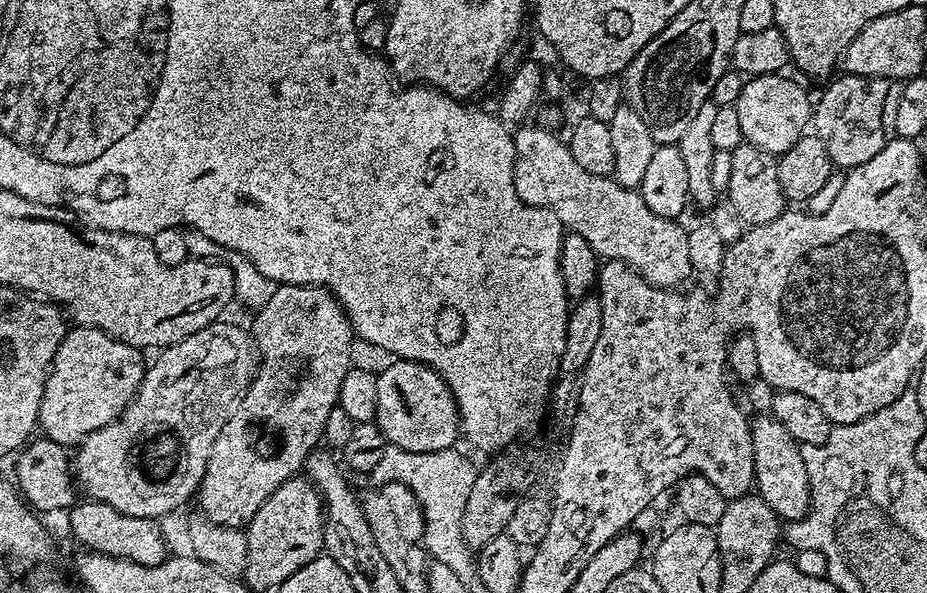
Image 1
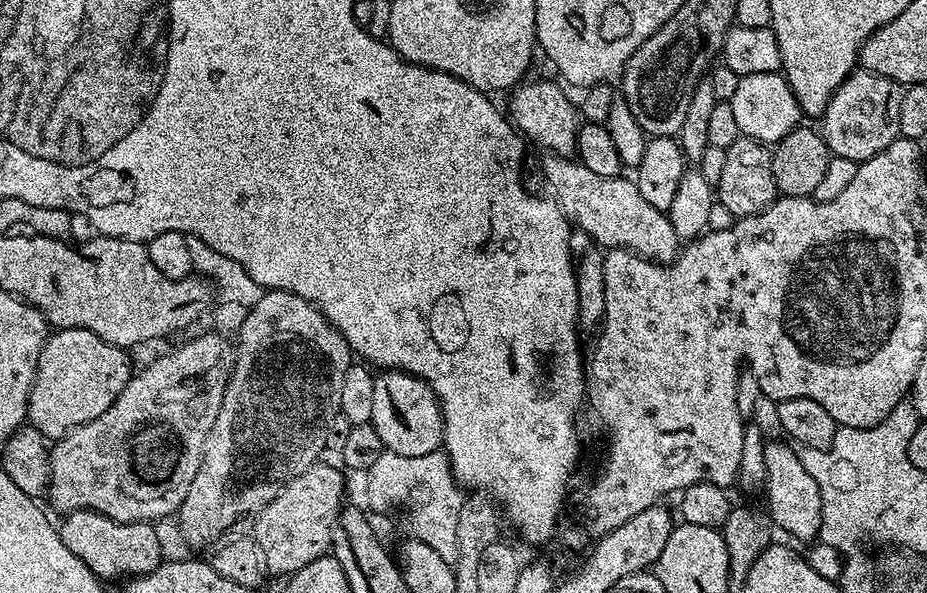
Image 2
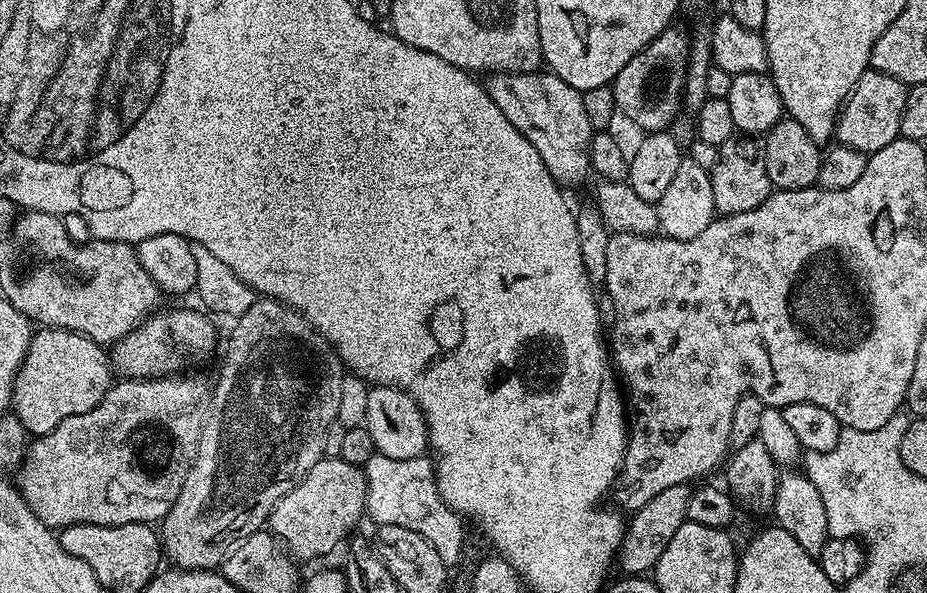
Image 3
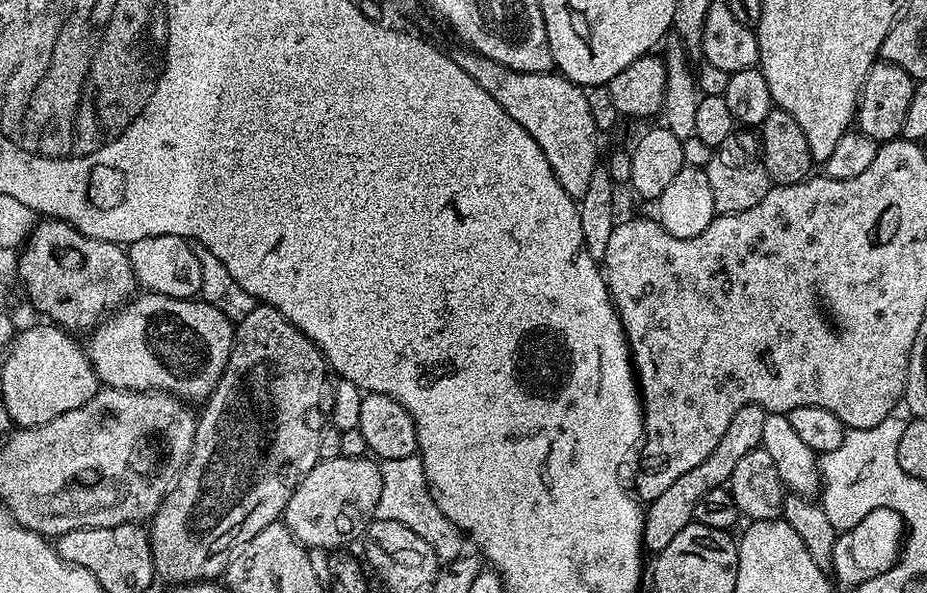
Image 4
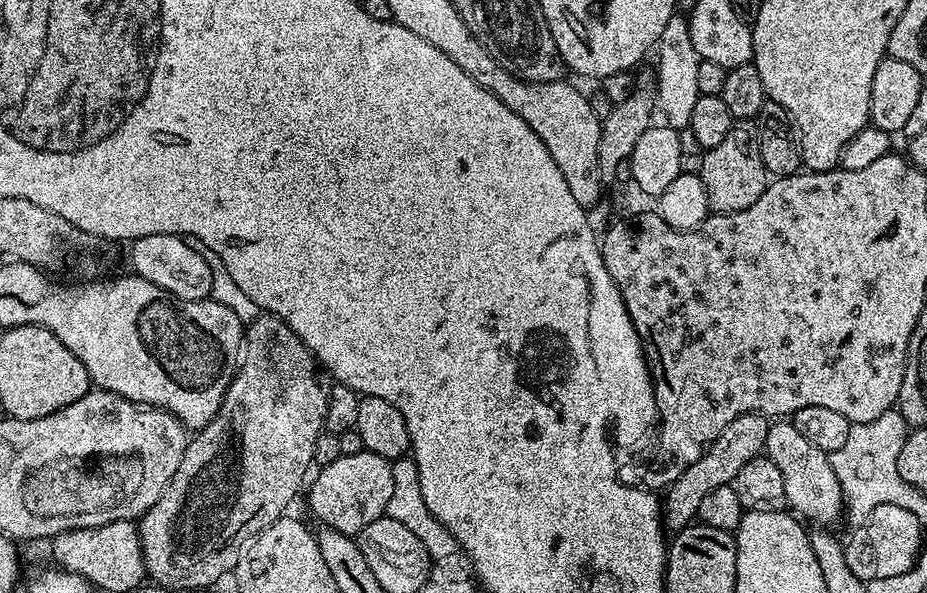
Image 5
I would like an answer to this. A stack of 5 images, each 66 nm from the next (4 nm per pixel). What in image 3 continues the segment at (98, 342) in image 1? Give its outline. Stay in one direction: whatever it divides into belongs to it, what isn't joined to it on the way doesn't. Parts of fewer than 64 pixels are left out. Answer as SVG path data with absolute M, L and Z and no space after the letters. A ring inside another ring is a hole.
M41 327L33 335L12 386L12 408L29 437L45 436L66 418L97 408L113 383L110 356L101 345L65 328Z

